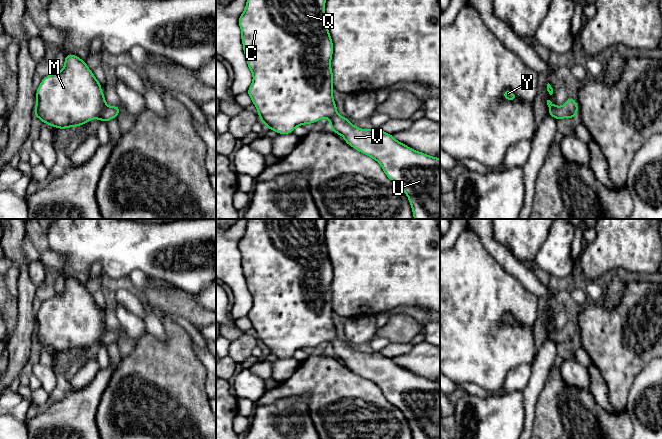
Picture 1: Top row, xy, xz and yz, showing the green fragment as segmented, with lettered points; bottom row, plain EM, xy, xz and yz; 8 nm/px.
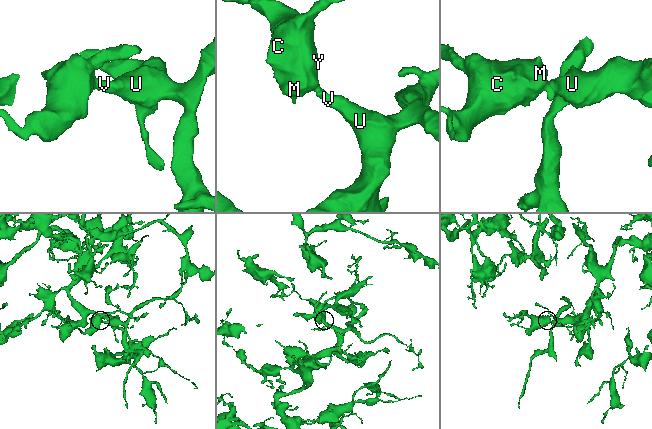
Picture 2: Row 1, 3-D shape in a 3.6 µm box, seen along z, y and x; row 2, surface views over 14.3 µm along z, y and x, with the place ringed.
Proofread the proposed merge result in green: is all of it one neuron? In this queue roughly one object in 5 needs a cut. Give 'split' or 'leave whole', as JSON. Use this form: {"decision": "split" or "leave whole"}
{"decision": "leave whole"}

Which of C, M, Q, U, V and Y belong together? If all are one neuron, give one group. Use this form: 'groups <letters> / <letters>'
groups C M Q U V Y

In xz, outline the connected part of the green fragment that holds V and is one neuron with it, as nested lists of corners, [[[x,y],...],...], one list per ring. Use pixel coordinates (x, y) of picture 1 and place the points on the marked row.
[[[326,0],[246,1],[238,23],[247,65],[253,75],[247,94],[256,106],[260,120],[278,134],[290,134],[297,126],[328,118],[332,131],[343,136],[352,148],[376,160],[386,176],[402,188],[409,199],[414,219],[440,219],[440,158],[416,151],[379,128],[366,130],[356,127],[346,117],[337,114],[331,68],[333,42],[325,19],[325,2]]]

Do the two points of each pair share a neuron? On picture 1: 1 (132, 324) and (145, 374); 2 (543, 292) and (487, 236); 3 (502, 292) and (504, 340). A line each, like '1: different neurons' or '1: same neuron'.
1: different neurons
2: same neuron
3: same neuron

